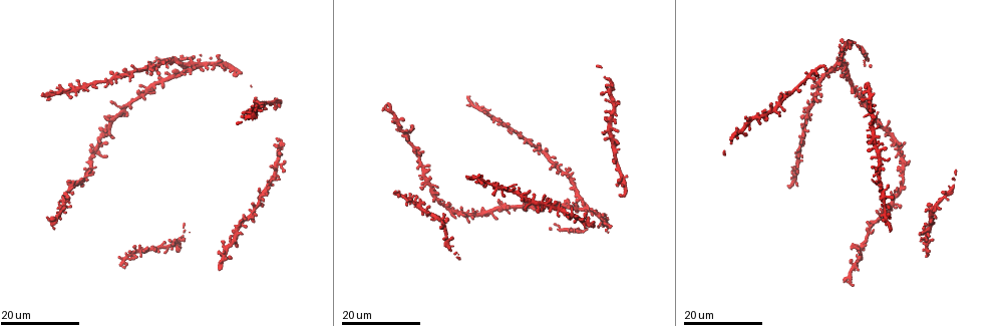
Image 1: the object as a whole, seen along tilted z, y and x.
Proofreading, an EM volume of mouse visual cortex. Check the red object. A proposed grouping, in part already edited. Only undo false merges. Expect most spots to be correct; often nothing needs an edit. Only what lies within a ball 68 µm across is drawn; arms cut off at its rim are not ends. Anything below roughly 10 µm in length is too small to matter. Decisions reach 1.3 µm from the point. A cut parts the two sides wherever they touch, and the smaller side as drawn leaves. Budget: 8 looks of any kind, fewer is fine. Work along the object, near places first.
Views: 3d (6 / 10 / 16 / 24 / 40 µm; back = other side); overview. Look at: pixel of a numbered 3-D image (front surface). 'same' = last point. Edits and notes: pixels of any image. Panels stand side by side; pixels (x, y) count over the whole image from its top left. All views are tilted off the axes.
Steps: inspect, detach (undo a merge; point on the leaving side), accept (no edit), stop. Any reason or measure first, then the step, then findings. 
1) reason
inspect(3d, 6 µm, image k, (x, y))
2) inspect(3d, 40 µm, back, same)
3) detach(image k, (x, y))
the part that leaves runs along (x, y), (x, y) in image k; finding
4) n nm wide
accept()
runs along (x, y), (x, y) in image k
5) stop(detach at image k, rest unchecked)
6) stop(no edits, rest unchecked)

looks like a crossing
inspect(3d, 16 µm, image 1, (855, 85))

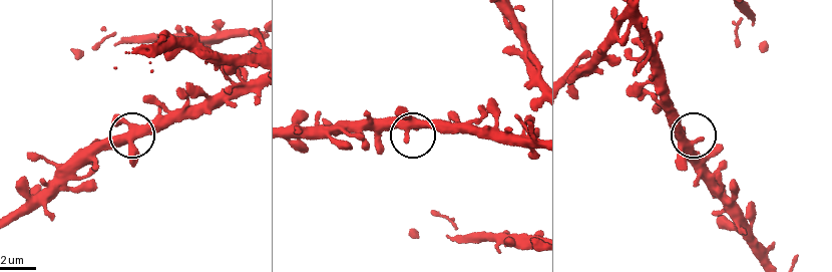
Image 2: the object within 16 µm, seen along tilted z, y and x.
zoom in
inspect(3d, 10 µm, image 2, (408, 129))

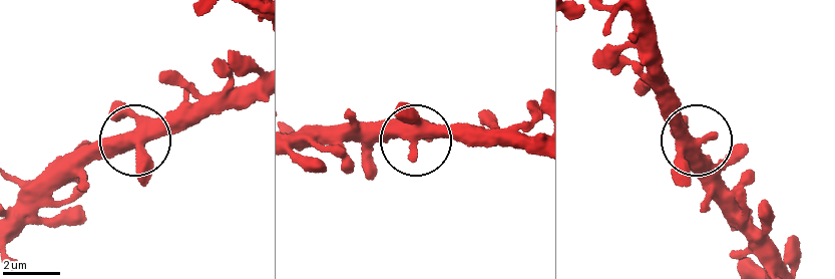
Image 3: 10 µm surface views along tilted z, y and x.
accept()
runs along (682, 150), (697, 146), (720, 167), (725, 182) in image 3; one cell here

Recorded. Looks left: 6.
inspect(3d, 16 µm, image 1, (423, 186))

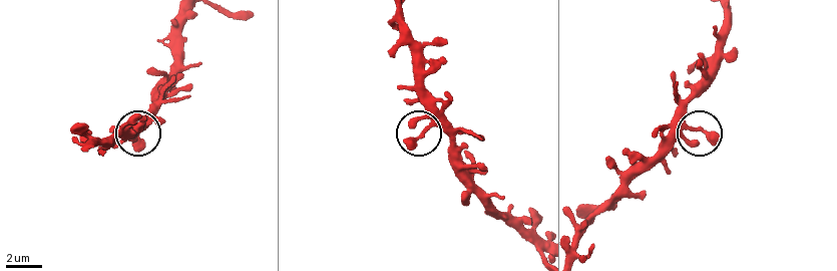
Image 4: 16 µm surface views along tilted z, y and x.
inspect(3d, 6 µm, image 4, (420, 134))

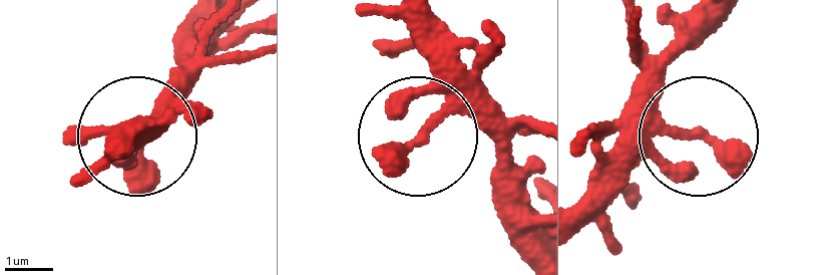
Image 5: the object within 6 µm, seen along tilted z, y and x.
accept()
all the same cell

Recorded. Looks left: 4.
inspect(3d, 16 µm, image 1, (587, 208))

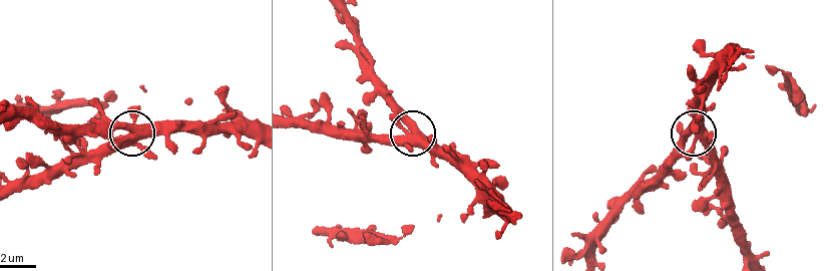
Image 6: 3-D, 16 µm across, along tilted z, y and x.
zoom in
inspect(3d, 6 µm, image 6, (686, 130))

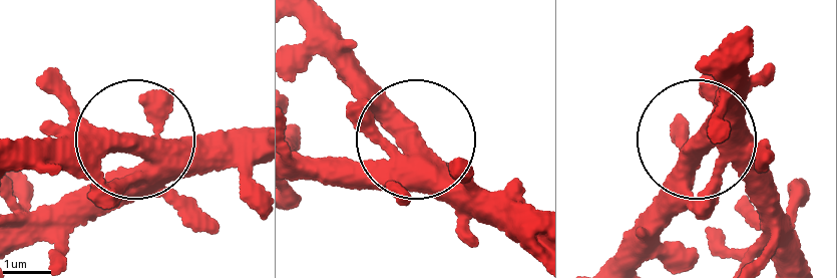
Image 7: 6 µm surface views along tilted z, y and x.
accept()
runs along (787, 260), (742, 182), (692, 142), (675, 160), (656, 254) in image 7; continuous, no second cell

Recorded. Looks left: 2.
four-way junction
inspect(3d, 16 µm, image 1, (494, 187))

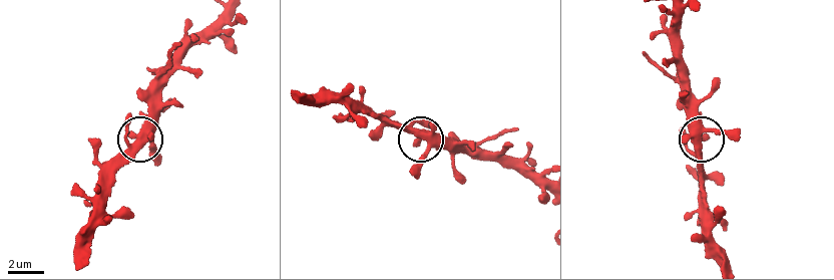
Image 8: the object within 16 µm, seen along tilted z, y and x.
inspect(3d, 10 µm, image 8, (425, 134))

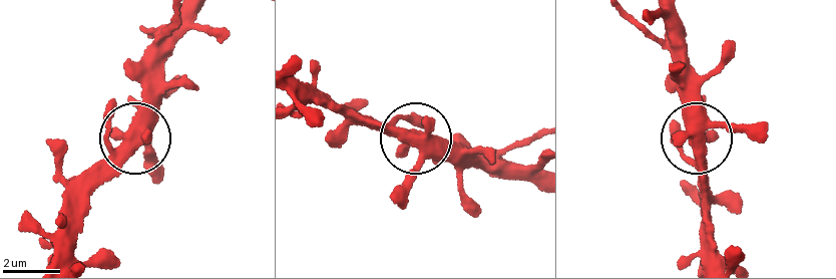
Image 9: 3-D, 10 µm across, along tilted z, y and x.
accept()
runs along (677, 21), (710, 214) in image 9; all the same cell

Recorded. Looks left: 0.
stop(no edits, rest unchecked)

